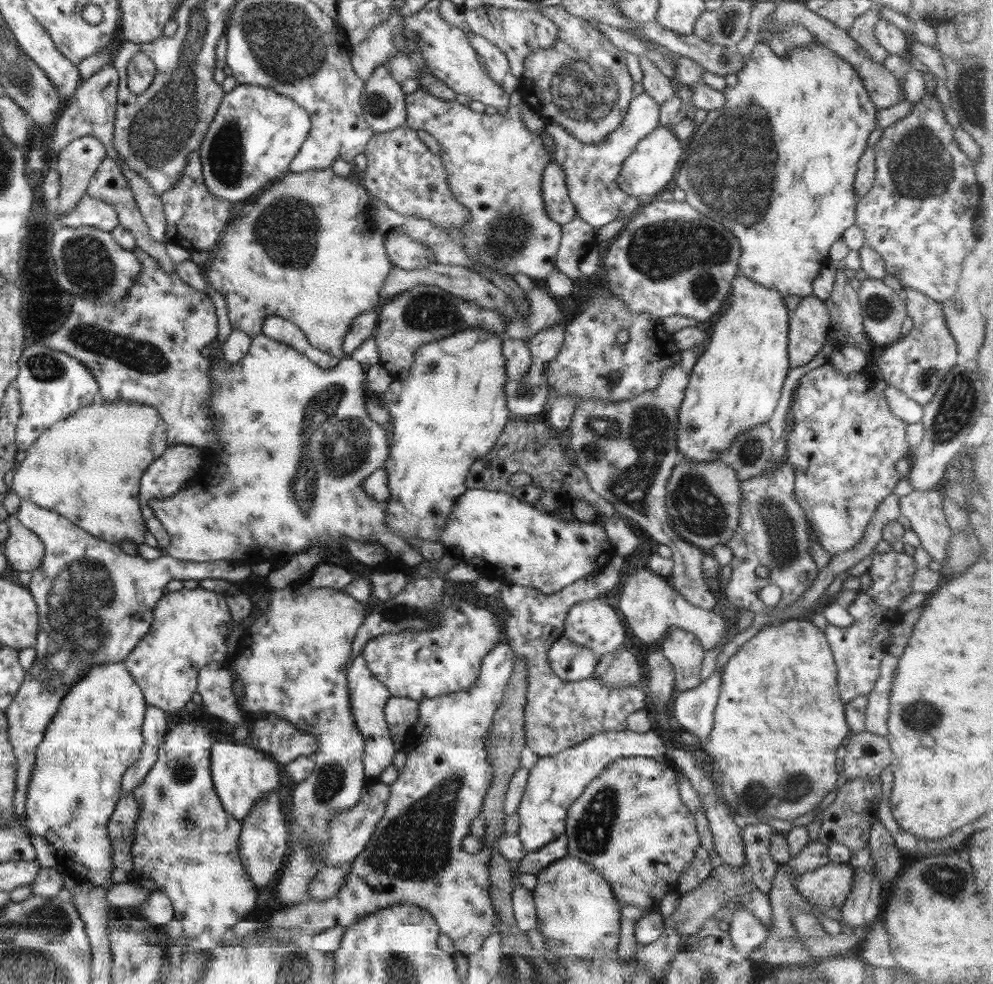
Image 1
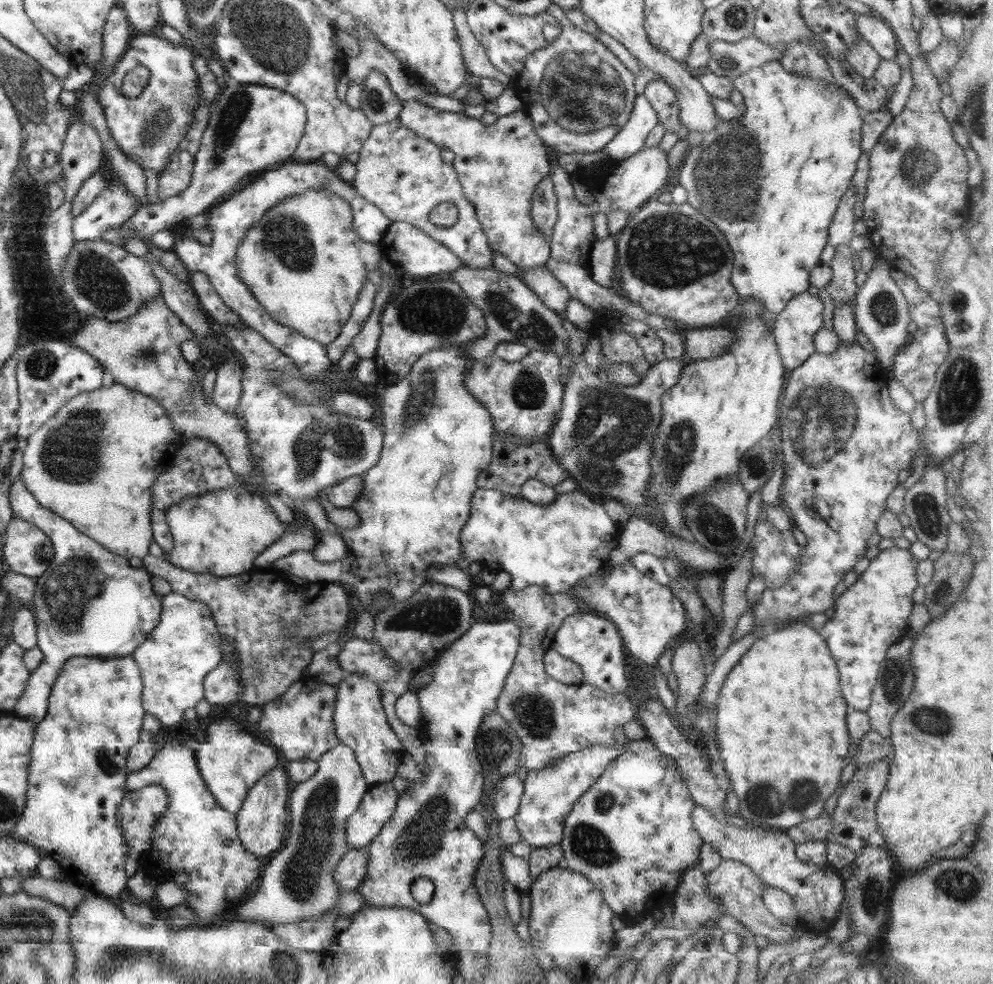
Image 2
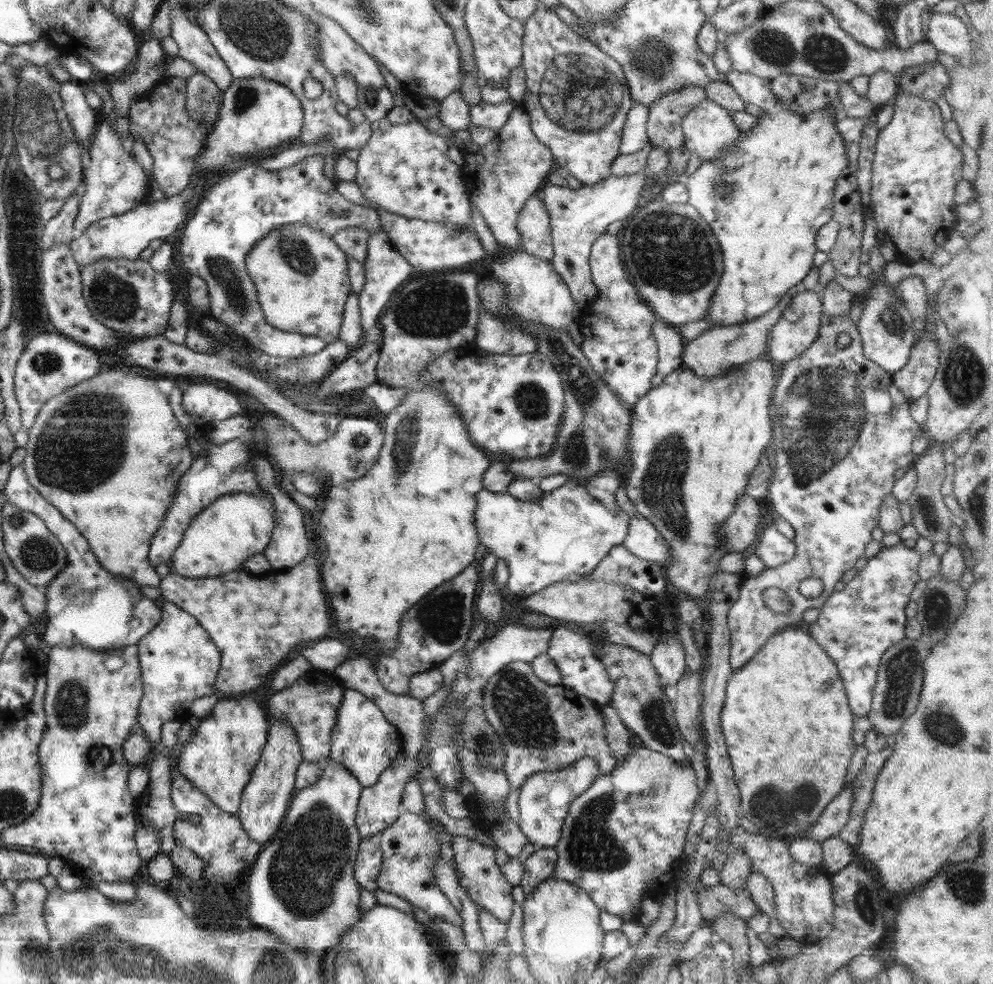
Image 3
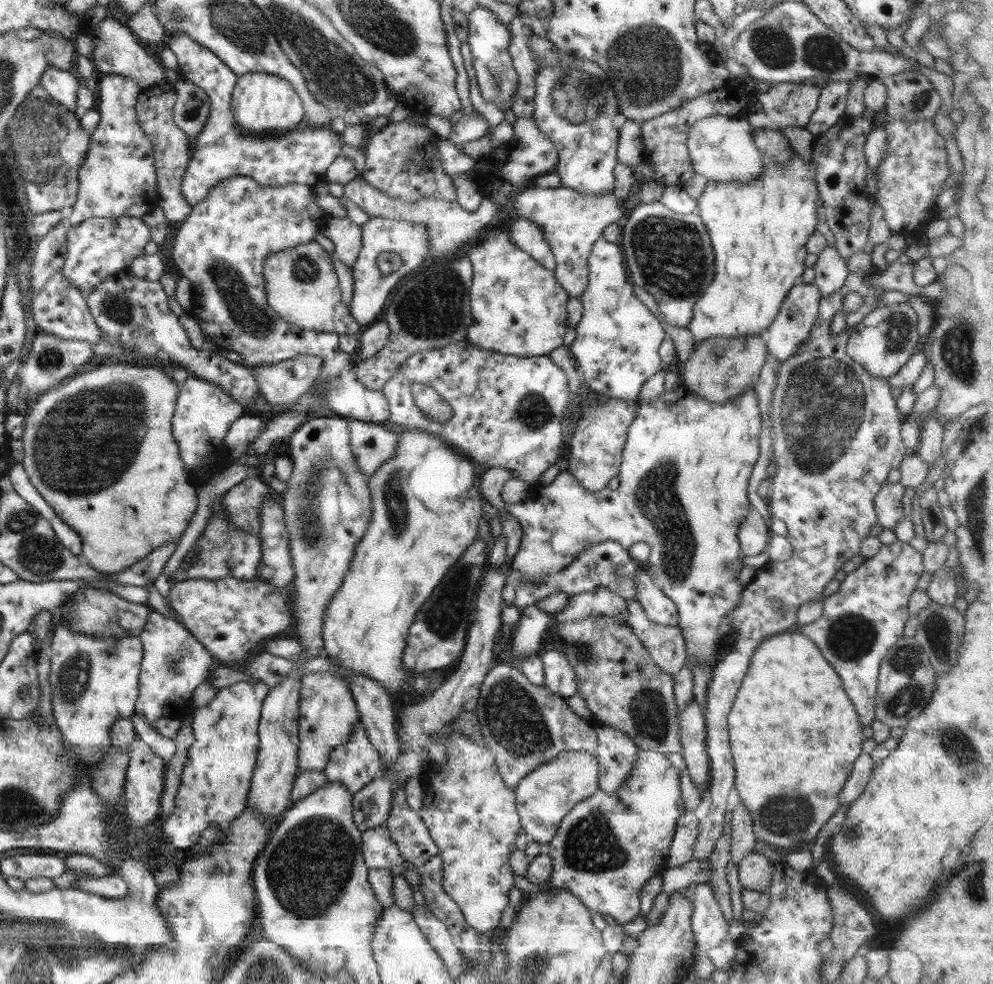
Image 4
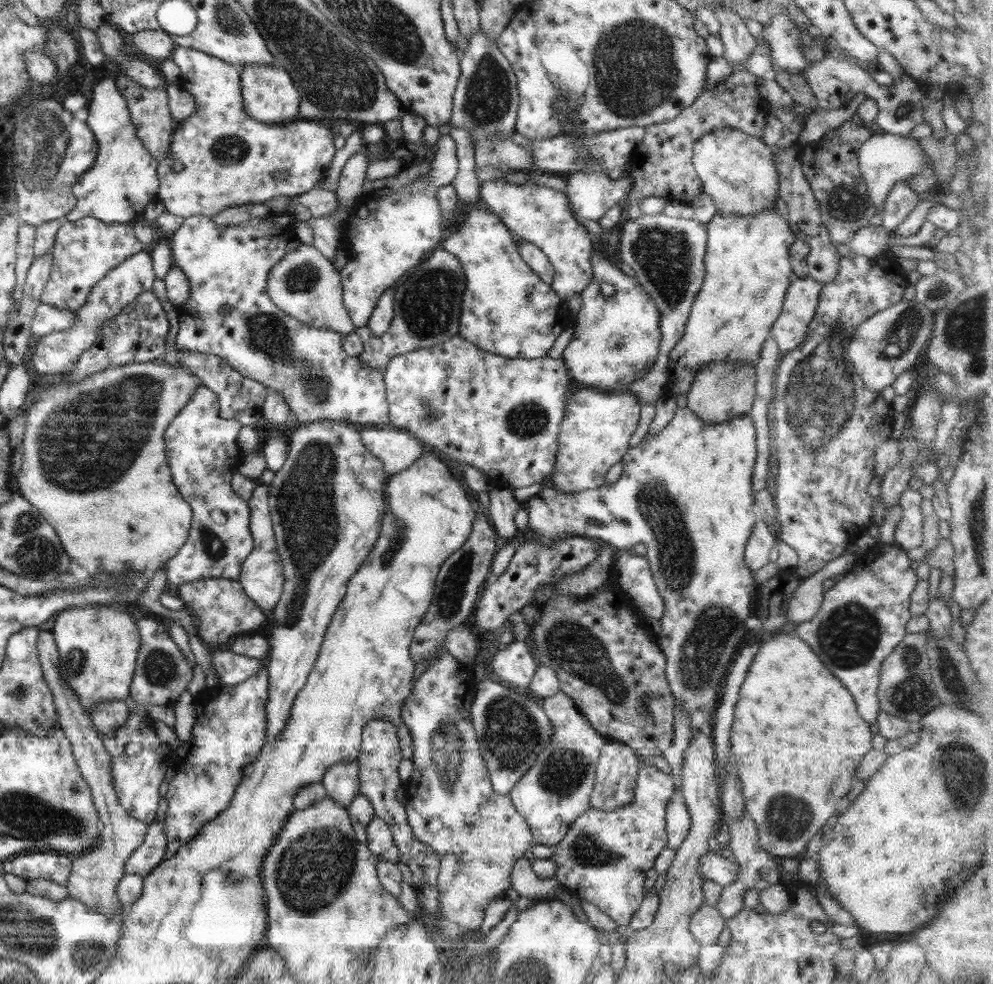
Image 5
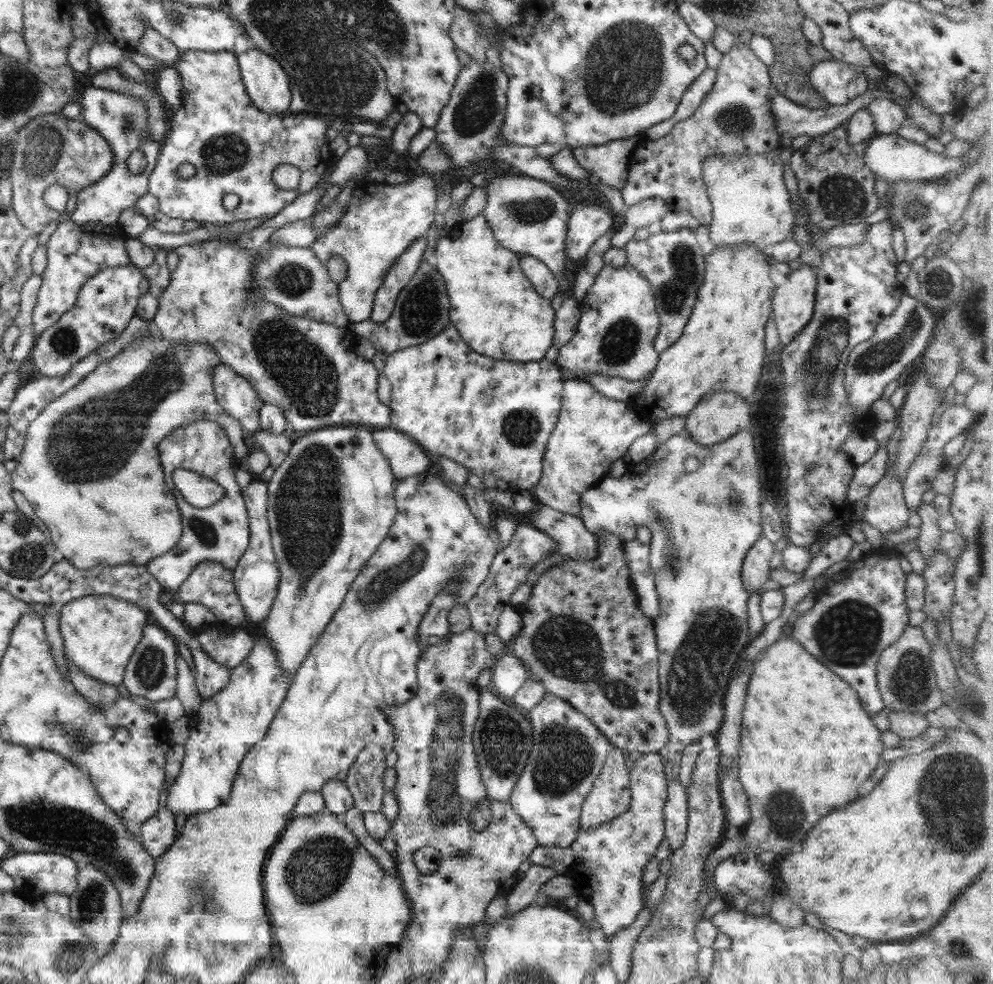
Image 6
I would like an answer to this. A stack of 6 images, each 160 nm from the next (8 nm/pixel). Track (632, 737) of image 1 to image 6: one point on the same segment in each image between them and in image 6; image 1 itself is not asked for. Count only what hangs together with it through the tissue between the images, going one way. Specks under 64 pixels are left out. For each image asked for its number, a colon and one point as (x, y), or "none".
2: (549, 794)
3: (545, 797)
4: (544, 797)
5: (555, 790)
6: (569, 752)

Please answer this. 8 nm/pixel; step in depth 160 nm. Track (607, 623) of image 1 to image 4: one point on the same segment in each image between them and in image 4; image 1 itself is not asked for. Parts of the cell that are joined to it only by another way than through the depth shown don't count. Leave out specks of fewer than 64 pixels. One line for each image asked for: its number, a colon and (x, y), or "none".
2: (592, 642)
3: (577, 656)
4: (559, 677)

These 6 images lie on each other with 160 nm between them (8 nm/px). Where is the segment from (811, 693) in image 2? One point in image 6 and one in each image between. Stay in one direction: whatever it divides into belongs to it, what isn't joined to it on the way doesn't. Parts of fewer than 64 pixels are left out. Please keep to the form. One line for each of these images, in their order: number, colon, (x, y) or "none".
3: (786, 722)
4: (794, 734)
5: (797, 734)
6: (807, 744)

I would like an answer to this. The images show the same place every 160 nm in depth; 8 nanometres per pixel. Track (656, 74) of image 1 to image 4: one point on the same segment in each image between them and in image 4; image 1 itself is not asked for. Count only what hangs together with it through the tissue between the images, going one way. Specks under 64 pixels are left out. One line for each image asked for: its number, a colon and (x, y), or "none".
2: (660, 94)
3: (664, 127)
4: (665, 137)

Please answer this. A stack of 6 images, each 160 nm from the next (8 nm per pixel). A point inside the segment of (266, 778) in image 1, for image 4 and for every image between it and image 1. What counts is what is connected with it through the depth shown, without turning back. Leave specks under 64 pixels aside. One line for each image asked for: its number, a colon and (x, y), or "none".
2: (231, 760)
3: (219, 758)
4: (216, 779)

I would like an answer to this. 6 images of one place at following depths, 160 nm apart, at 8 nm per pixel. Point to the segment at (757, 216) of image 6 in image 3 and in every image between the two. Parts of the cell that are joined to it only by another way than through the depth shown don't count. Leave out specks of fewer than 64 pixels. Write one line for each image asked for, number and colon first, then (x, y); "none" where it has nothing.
3: (707, 130)
4: (721, 148)
5: (736, 170)

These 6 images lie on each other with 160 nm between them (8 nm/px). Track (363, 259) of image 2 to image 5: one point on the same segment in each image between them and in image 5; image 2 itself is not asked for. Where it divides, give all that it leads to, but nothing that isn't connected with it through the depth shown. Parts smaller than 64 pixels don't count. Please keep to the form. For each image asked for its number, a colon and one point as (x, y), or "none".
3: (301, 276)
4: (301, 285)
5: (304, 284)

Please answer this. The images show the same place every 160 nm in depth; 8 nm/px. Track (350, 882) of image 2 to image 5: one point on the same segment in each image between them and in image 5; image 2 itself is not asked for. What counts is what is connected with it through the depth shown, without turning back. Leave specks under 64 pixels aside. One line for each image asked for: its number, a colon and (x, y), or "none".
3: (368, 861)
4: (379, 851)
5: (380, 841)

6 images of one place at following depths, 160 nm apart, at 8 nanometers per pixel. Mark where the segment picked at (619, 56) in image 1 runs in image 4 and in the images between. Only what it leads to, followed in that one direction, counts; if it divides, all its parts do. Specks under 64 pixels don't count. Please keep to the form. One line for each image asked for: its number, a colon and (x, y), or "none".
2: (579, 94)
3: (577, 98)
4: (575, 105)

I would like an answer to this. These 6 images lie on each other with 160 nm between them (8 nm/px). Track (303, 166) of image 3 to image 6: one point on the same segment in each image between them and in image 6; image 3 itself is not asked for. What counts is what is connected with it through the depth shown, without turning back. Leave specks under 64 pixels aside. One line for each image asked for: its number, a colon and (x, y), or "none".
4: (221, 246)
5: (229, 313)
6: (308, 368)

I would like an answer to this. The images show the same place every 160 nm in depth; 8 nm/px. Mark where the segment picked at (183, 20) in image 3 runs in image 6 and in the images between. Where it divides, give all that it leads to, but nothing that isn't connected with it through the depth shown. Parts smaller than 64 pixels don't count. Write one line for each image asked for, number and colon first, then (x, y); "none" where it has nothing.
4: (221, 151)
5: (229, 158)
6: (234, 147)

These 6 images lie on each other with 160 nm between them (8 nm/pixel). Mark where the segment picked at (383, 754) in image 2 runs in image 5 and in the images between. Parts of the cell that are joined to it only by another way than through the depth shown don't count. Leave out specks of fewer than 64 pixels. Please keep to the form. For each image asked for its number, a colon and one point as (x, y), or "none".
3: (362, 740)
4: (355, 763)
5: (341, 782)

